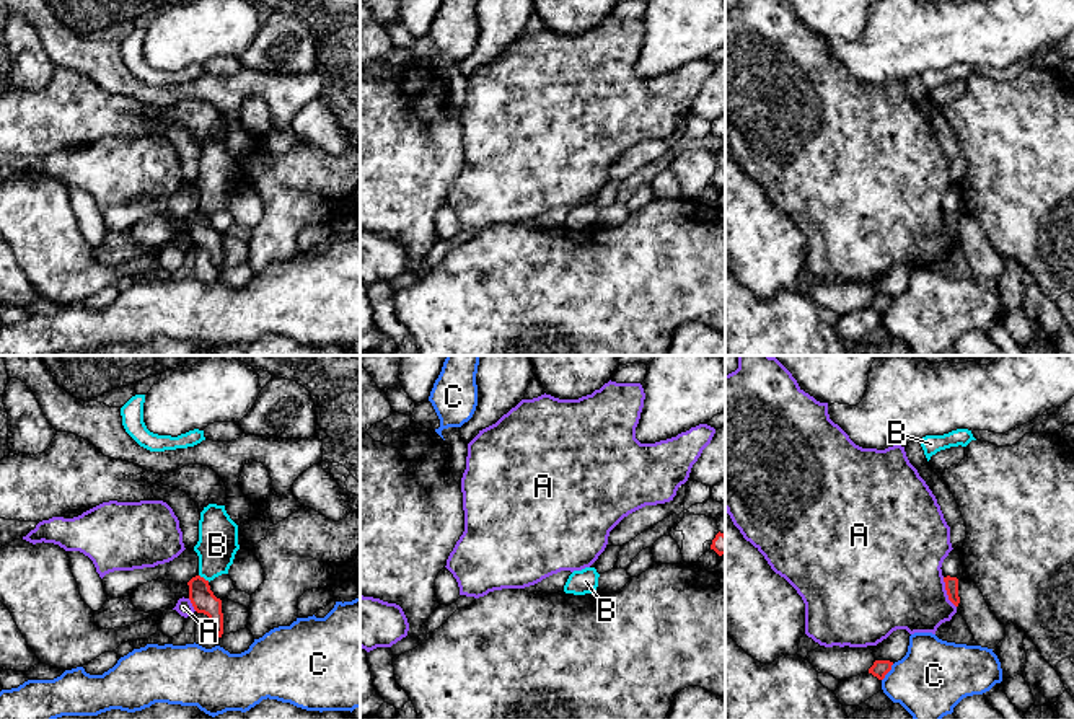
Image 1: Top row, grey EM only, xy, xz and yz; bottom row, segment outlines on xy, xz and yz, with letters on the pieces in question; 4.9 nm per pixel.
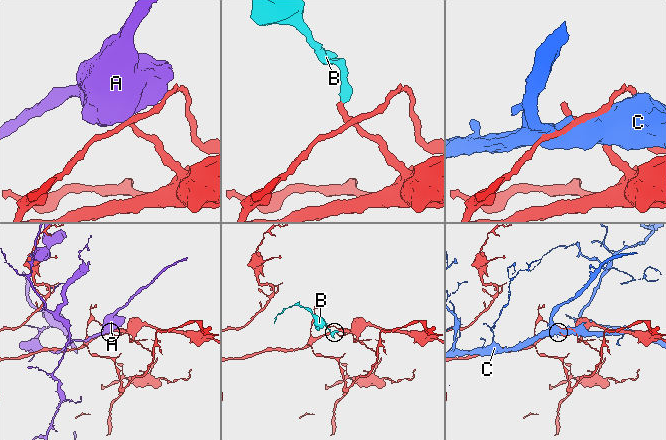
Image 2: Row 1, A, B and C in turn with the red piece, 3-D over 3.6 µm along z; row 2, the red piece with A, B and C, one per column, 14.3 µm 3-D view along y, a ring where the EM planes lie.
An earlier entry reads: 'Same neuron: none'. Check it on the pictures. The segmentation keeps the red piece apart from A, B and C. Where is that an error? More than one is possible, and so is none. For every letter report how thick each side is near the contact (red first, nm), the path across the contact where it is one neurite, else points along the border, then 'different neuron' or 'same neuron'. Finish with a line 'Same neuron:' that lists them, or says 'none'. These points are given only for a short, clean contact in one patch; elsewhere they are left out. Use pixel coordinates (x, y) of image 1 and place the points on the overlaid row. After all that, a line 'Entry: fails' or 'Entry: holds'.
A: 60/440 nm | different neuron
B: 120/200 nm | along xy (199, 574), (209, 581) | different neuron
C: 80/360 nm | different neuron
Same neuron: none
Entry: holds

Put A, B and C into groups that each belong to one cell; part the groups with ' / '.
A / B / C

